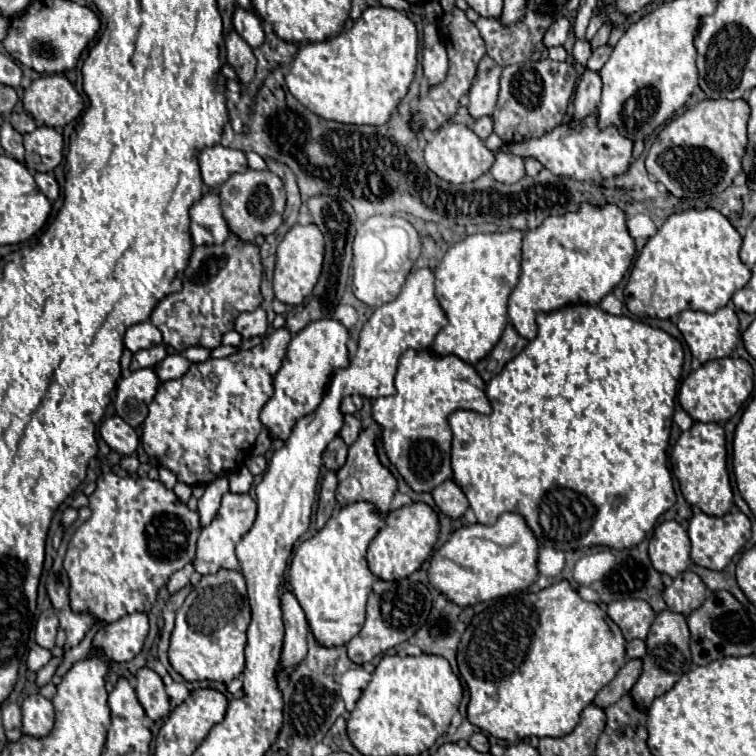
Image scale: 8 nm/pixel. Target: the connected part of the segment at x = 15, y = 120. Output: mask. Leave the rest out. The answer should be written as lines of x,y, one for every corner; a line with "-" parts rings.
24,112
24,114
12,114
12,116
10,116
10,124
12,124
14,130
18,130
20,134
28,134
28,132
32,132
32,130
36,128
32,116
26,114
26,112

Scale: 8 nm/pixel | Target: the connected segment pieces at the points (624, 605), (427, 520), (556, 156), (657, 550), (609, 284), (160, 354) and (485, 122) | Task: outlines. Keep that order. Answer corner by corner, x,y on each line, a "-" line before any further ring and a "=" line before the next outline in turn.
628,598
608,604
608,616
620,626
626,640
644,640
656,614
648,602
640,598
=
414,502
410,506
402,506
392,510
386,518
386,526
376,534
376,538
368,546
368,566
372,574
380,580
398,580
410,576
418,570
424,560
432,554
434,544
440,536
438,514
424,502
=
586,116
582,120
570,120
568,124
558,124
552,132
544,134
542,138
532,138
522,144
512,144
510,152
518,156
532,156
544,164
552,174
574,178
574,180
592,180
602,182
610,176
626,174
632,160
632,148
634,142
620,134
616,126
600,128
598,116
=
664,520
650,538
650,560
660,574
676,578
690,566
690,538
676,520
=
580,204
576,212
548,216
538,228
528,230
522,248
522,272
508,300
508,316
518,334
536,338
536,314
558,310
572,302
598,304
624,278
636,248
626,228
626,214
616,204
=
152,346
146,350
140,350
132,356
132,364
130,370
138,370
138,368
154,368
162,358
166,356
166,346
=
482,116
482,118
478,118
476,124
474,124
474,132
476,132
482,140
486,140
488,134
492,132
492,118
490,118
490,116

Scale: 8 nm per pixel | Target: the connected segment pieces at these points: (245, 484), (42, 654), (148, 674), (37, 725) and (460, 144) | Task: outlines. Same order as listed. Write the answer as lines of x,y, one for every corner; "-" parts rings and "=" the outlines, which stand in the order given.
238,468
236,472
232,472
230,476
230,490
238,492
238,494
246,494
252,486
252,474
248,468
=
34,644
32,650
30,650
30,654
28,654
28,668
34,670
34,672
38,672
42,666
46,666
50,662
50,658
52,658
50,650
=
140,668
136,674
136,694
146,710
146,716
152,720
166,718
170,714
170,698
164,690
162,678
150,670
150,668
=
32,694
22,704
22,732
30,736
46,736
54,726
54,706
42,694
=
448,122
426,144
424,158
426,158
428,168
434,174
438,174
442,180
452,182
452,184
462,184
462,182
472,182
472,180
480,178
482,174
486,174
490,170
490,166
494,164
496,152
488,150
484,146
484,142
468,126
456,124
456,122

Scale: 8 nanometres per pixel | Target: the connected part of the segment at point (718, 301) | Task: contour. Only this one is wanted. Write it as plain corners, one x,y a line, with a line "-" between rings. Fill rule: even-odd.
688,208
668,216
668,220
646,242
644,250
634,262
630,280
624,288
624,300
628,310
640,318
674,318
682,310
702,310
710,314
726,306
732,294
742,286
746,286
746,282
750,280
750,268
738,256
740,244
742,238
738,230
728,222
726,216
722,216
714,208
704,208
704,210

